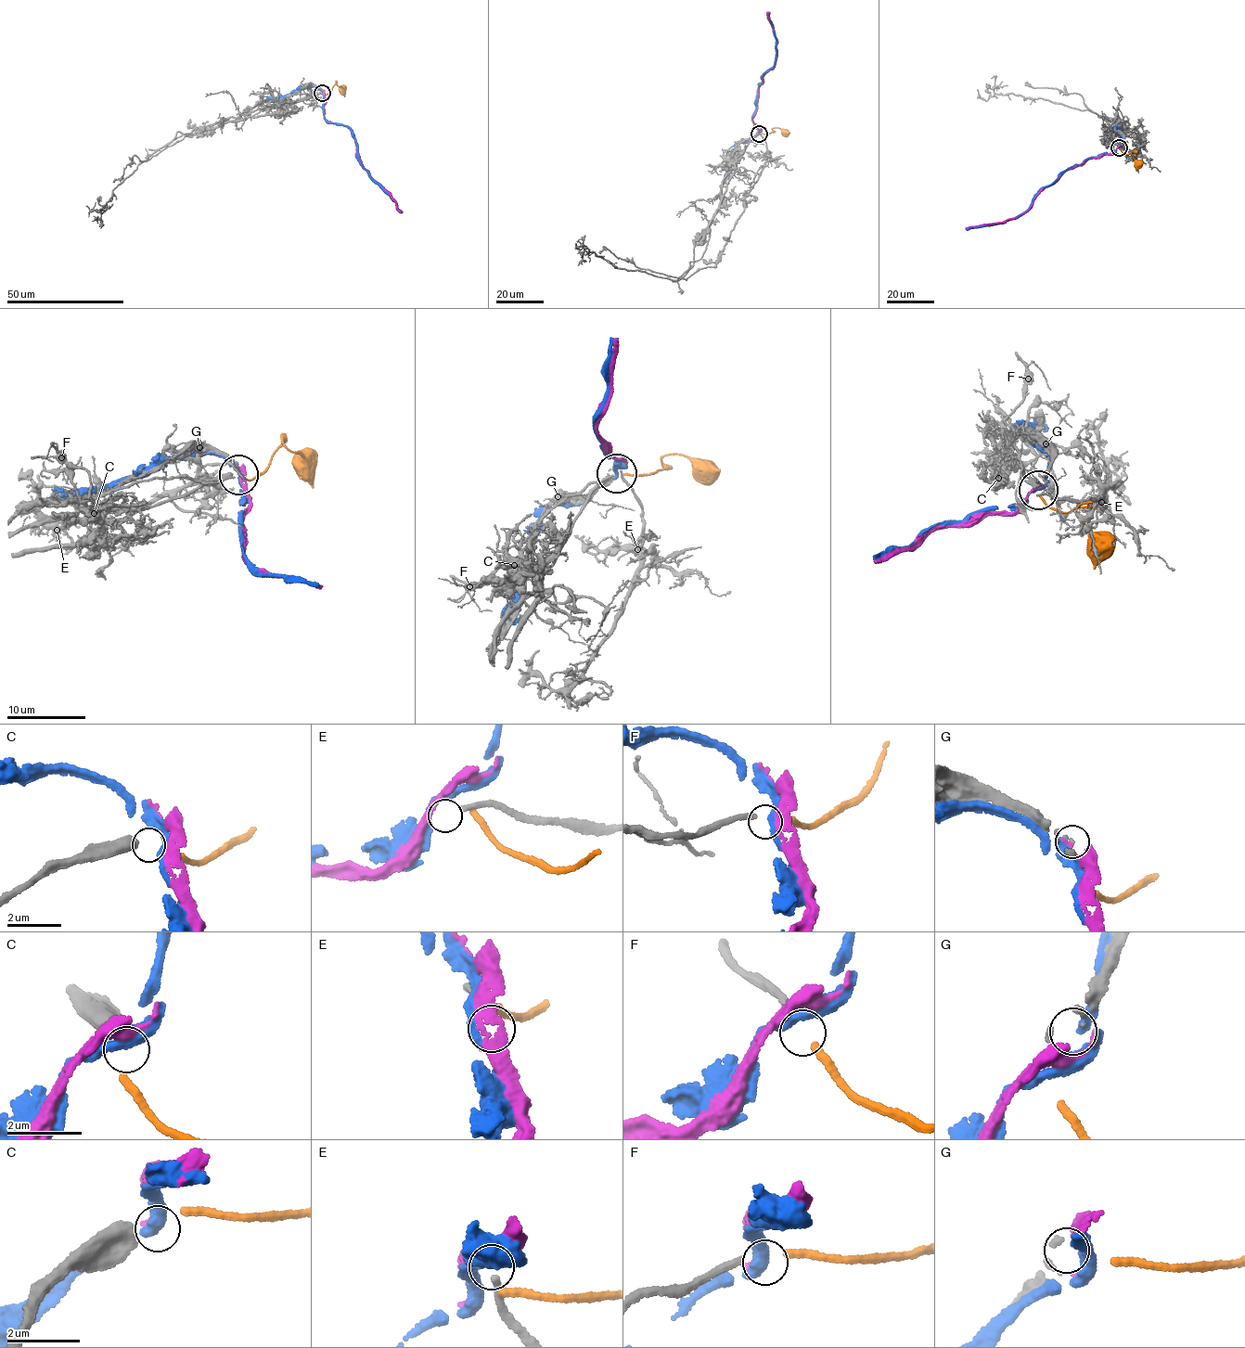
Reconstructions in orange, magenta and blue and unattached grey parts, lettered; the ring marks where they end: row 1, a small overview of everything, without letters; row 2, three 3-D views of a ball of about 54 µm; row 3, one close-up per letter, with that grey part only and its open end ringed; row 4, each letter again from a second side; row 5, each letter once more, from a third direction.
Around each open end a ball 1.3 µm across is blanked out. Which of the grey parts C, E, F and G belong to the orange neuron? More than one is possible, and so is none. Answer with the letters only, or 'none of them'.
F

